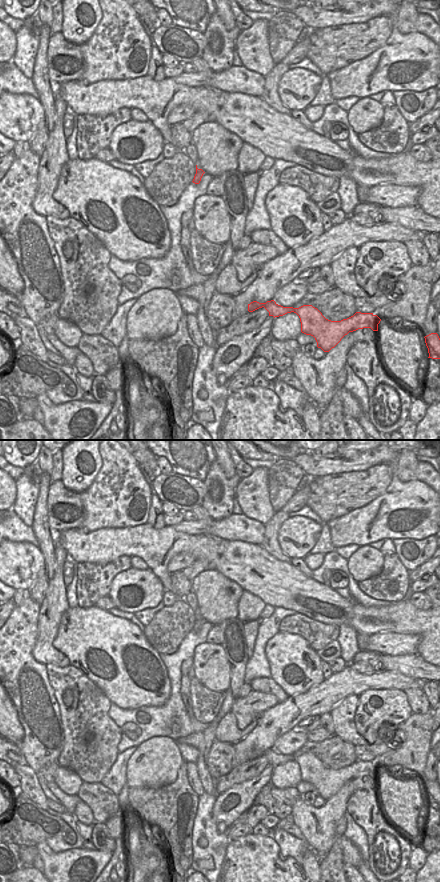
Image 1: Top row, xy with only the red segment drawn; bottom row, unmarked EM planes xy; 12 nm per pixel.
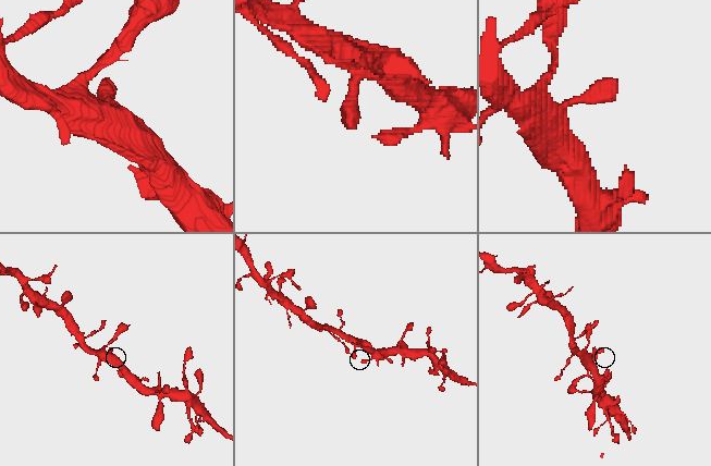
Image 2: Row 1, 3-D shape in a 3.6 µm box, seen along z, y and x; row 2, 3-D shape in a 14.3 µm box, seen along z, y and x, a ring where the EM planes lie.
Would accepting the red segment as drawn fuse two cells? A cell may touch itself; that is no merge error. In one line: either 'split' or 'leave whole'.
leave whole

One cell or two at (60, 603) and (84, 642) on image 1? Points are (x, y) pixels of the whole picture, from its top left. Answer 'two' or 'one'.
two

